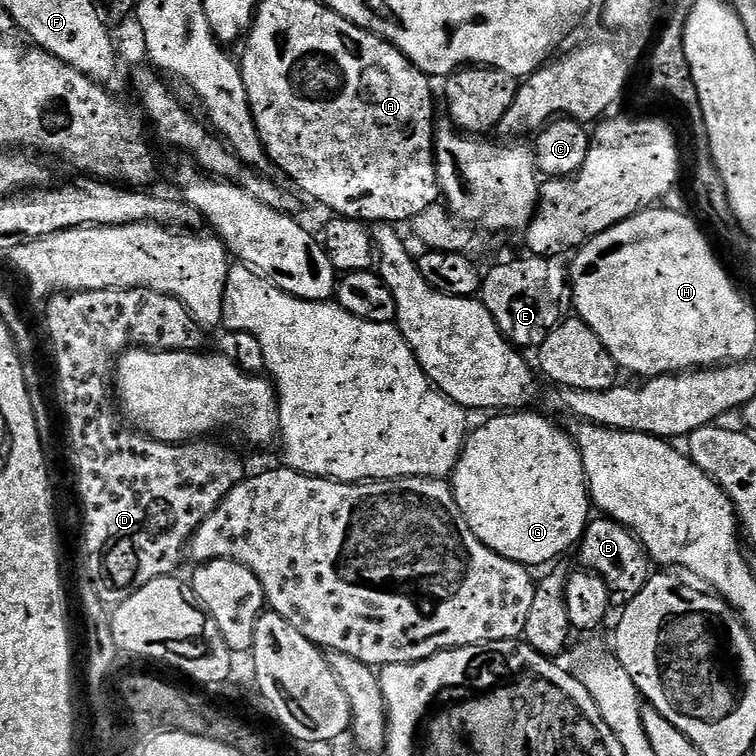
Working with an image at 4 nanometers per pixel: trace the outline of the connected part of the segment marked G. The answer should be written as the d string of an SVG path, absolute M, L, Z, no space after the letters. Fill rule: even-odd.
M512 410L507 414L496 414L493 416L496 416L493 420L488 420L485 424L478 425L477 428L475 425L475 427L469 431L468 438L464 442L464 448L460 452L460 457L456 463L456 469L452 471L450 487L454 498L458 502L458 510L462 510L462 518L466 518L470 530L474 530L474 534L478 539L480 539L487 548L494 550L502 558L525 566L548 563L548 565L551 565L563 557L560 555L562 555L567 548L575 549L577 545L579 545L580 539L583 538L585 530L588 529L590 497L588 494L588 479L584 476L584 467L582 466L580 452L576 448L576 443L573 442L571 435L569 435L565 429L563 432L562 429L555 428L546 417L535 416L532 410Z

